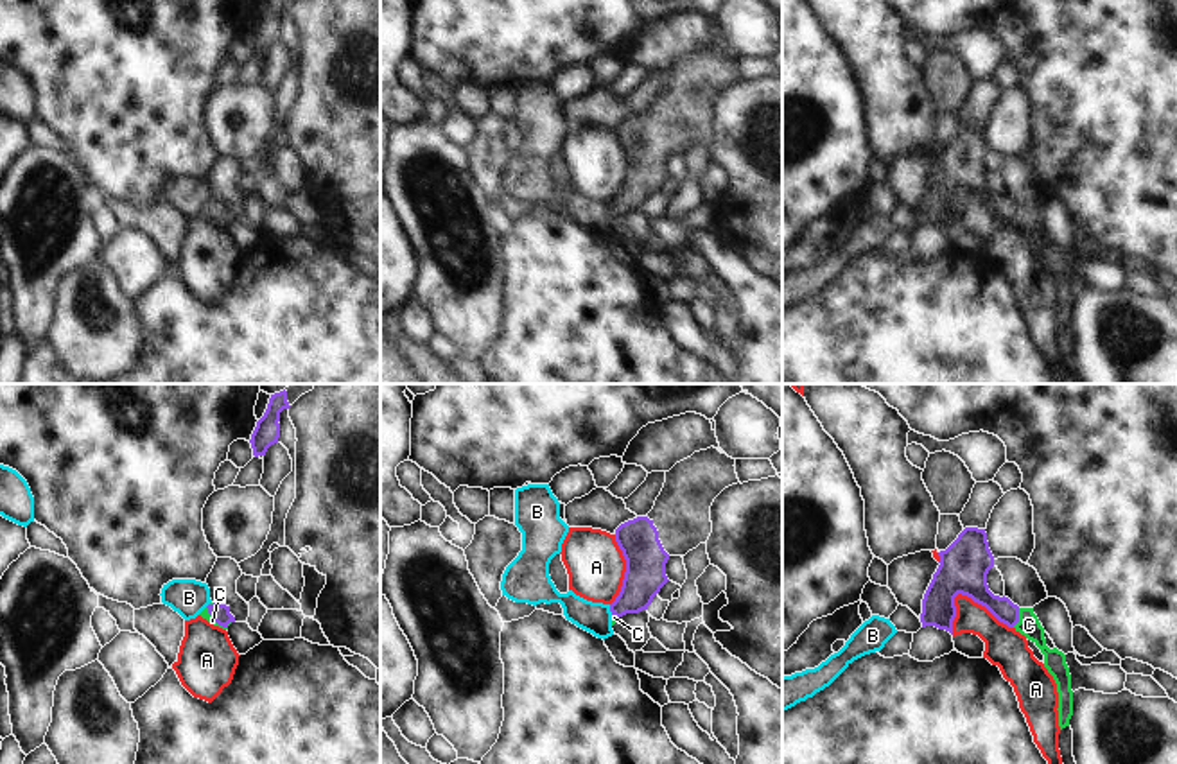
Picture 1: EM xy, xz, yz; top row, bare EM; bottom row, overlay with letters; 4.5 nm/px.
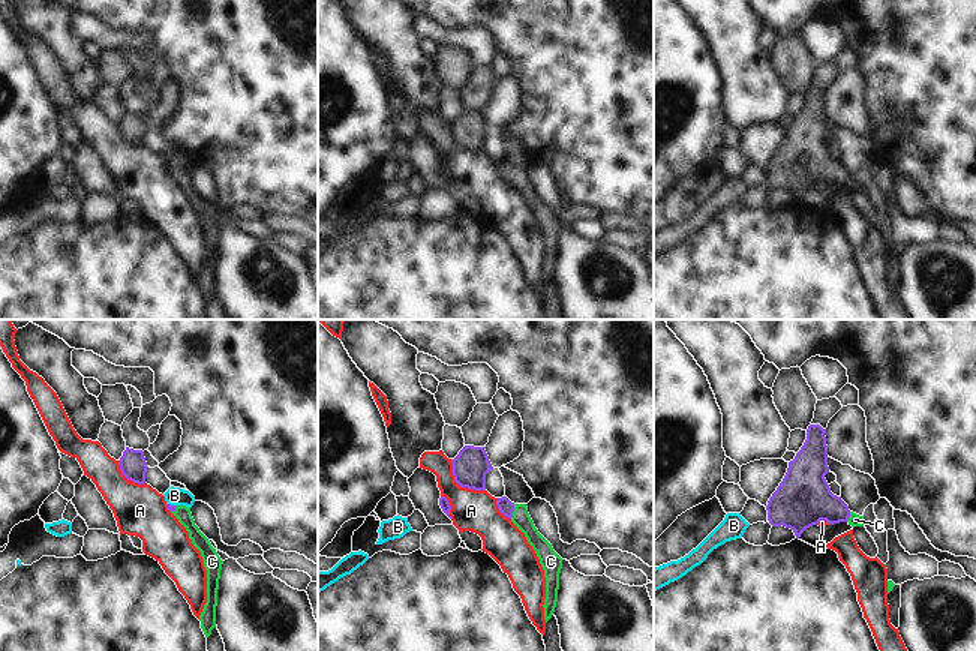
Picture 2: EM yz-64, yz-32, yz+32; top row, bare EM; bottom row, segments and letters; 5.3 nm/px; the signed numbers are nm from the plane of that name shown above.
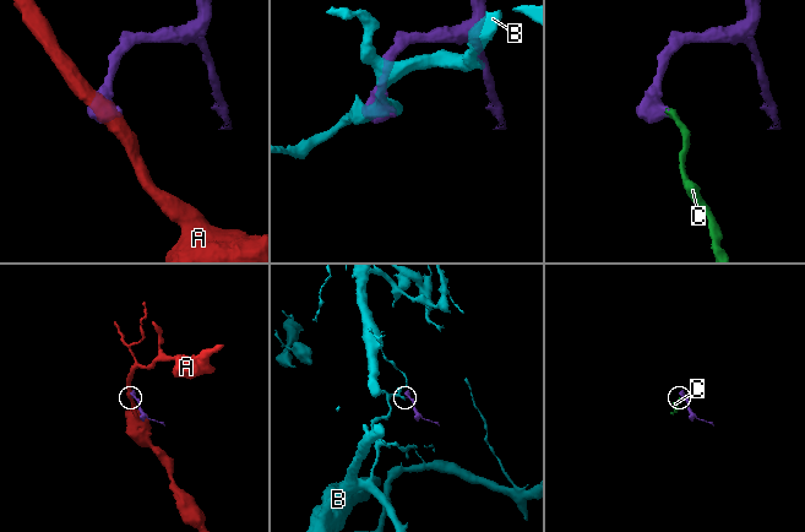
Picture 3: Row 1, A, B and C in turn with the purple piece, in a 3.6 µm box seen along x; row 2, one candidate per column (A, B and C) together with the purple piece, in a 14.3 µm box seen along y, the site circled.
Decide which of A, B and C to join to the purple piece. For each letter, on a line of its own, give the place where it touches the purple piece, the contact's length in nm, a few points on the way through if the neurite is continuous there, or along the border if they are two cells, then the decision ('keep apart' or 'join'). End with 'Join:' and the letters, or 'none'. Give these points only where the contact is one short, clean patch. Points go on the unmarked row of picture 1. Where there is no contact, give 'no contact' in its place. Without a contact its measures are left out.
A: yz (984, 203) | 300 nm | along yz (953, 196), (959, 192), (969, 194), (1012, 226) | keep apart
B: xz (610, 208) | 50 nm | along xz (609, 203), (612, 212) | keep apart
C: yz (1018, 216) | 90 nm | across yz (973, 183), (987, 198), (1018, 216), (1028, 223) | join
Join: C

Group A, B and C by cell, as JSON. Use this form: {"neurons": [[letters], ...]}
{"neurons": [["A"], ["B"], ["C"]]}

